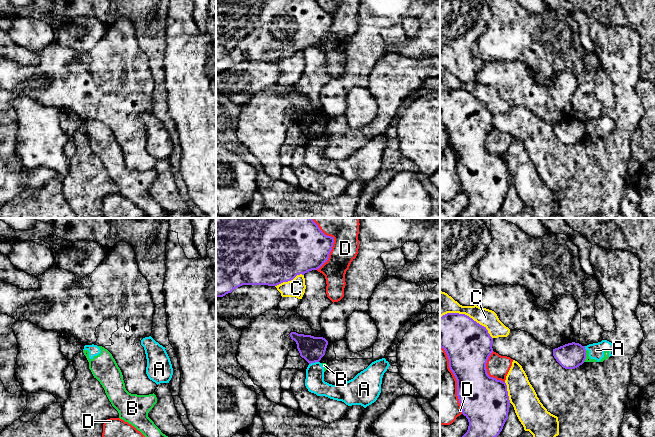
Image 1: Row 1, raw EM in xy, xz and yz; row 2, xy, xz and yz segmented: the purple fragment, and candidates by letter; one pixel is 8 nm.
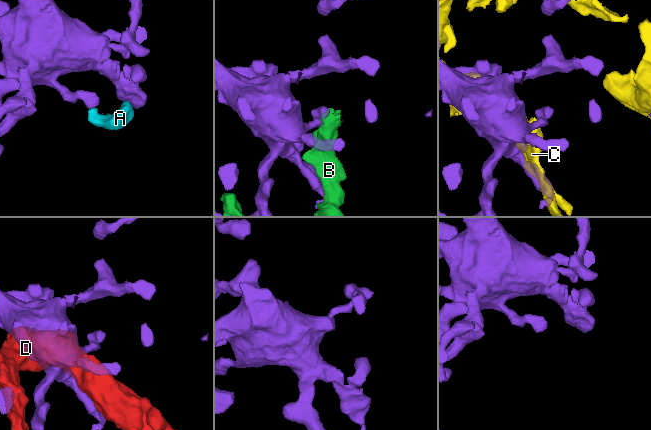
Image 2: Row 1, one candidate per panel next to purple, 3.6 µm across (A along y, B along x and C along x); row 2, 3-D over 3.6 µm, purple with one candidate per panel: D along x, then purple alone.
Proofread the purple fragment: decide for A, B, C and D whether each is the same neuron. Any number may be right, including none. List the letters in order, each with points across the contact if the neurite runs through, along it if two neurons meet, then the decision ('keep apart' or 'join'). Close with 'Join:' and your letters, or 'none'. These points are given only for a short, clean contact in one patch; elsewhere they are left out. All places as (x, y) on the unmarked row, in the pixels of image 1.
A: border along xz (318, 137), (309, 140); keep apart
B: keep apart
C: keep apart
D: keep apart
Join: none

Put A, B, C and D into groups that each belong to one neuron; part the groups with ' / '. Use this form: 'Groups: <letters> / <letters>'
Groups: A B / C / D

